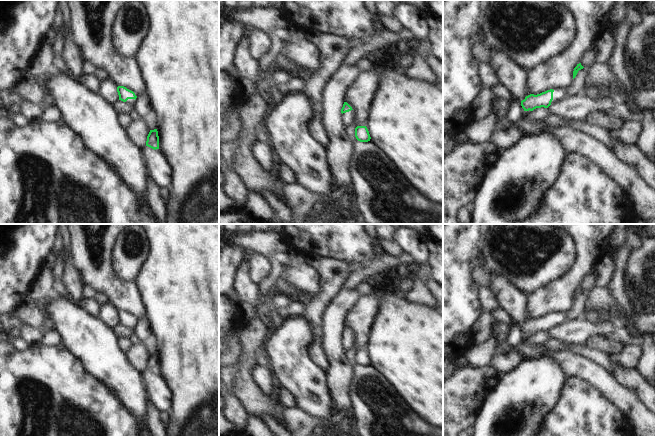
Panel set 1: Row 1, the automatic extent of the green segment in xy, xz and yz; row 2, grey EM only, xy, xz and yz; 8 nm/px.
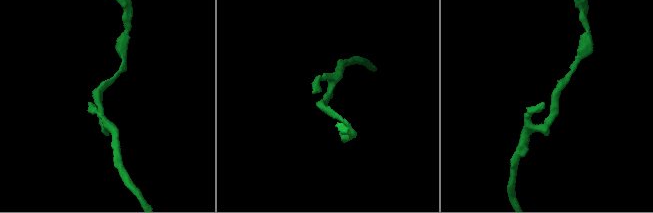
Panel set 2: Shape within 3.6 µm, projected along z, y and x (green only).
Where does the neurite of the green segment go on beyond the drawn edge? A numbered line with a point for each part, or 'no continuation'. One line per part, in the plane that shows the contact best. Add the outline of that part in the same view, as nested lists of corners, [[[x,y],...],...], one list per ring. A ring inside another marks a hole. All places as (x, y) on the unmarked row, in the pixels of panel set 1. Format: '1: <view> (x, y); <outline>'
1: yz (559, 317); [[[554,312],[553,314],[554,314],[553,324],[552,324],[551,328],[553,328],[559,324],[562,324],[566,320],[567,312]]]

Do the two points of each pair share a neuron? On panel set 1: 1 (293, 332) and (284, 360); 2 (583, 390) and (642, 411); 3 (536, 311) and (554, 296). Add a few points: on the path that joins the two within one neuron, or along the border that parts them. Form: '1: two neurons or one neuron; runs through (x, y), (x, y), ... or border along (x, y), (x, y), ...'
1: one neuron; runs through (291, 339), (287, 346), (287, 353)
2: two neurons; border along (590, 384), (604, 394), (624, 415)
3: one neuron; runs through (540, 307), (550, 299)

